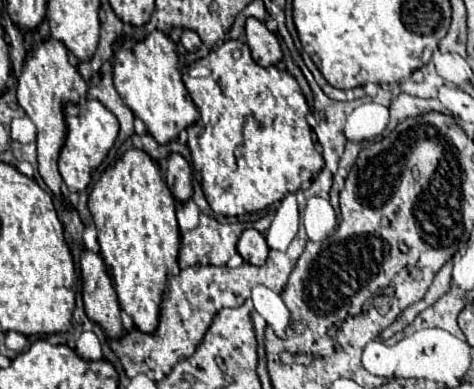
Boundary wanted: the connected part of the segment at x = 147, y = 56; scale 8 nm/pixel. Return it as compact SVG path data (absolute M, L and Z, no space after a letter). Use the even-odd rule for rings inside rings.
M159 30L151 32L143 42L131 44L129 48L125 48L123 44L115 46L113 78L123 102L137 118L143 120L147 132L159 144L169 144L177 140L181 130L193 126L199 120L199 110L189 98L189 92L185 90L181 72L177 68L175 44Z

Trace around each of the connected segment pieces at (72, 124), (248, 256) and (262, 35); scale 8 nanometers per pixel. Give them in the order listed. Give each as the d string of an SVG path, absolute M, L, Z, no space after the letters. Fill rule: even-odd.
M93 100L67 106L65 120L67 120L67 140L59 156L59 172L69 192L83 192L91 182L91 172L97 166L101 166L111 146L115 144L119 134L119 122L117 118L113 118L109 110L105 110L105 106L101 106L101 102Z
M249 228L241 234L239 244L237 244L237 252L241 254L241 258L253 266L261 266L267 260L269 254L269 246L265 242L265 236L259 234L257 230Z
M247 18L247 24L245 24L245 30L247 30L247 44L251 48L251 54L253 54L253 60L259 64L259 66L273 66L277 64L283 54L281 54L281 46L279 46L279 40L275 34L271 34L263 22L255 20L255 18Z

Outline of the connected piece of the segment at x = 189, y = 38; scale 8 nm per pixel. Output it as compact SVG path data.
M185 30L185 32L183 32L183 36L181 36L181 44L185 46L185 50L187 50L187 52L191 52L191 54L193 54L193 52L197 52L197 50L199 50L201 40L199 40L199 38L197 38L197 34L193 34L191 30Z

